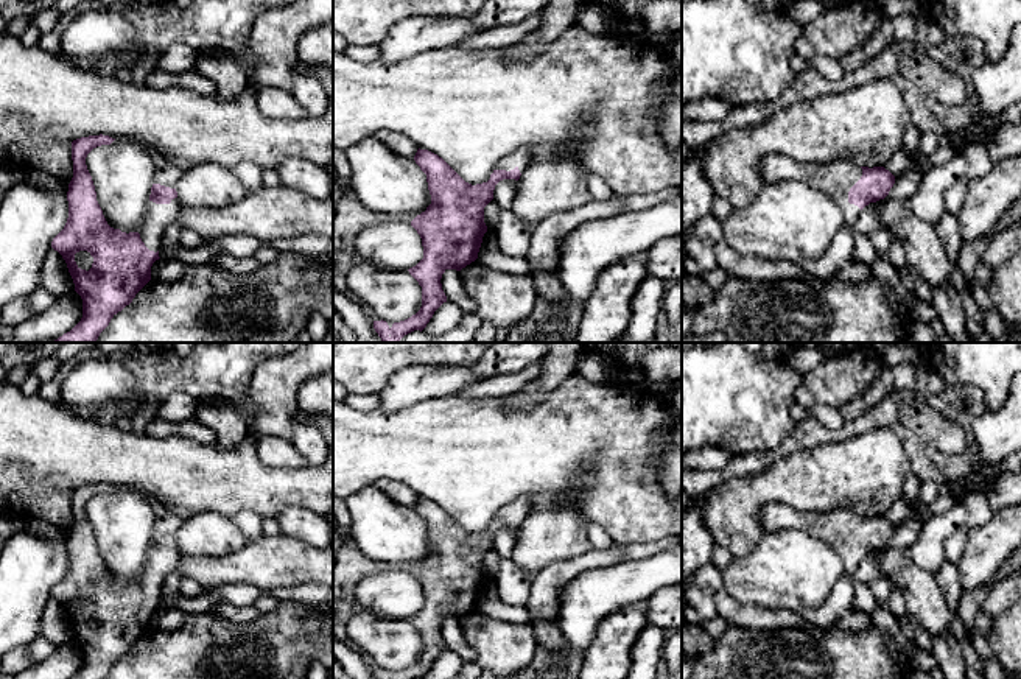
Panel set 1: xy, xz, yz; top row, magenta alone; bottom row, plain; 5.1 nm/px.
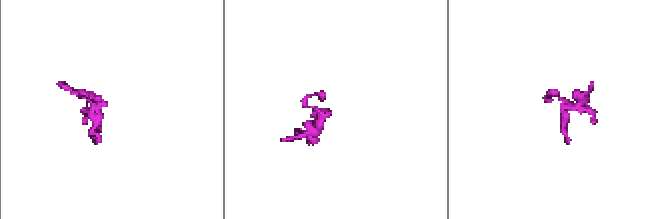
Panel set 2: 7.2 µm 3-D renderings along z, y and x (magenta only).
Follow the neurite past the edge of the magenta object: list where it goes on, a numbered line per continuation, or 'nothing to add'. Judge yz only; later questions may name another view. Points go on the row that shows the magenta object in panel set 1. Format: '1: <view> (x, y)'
1: yz (836, 178)

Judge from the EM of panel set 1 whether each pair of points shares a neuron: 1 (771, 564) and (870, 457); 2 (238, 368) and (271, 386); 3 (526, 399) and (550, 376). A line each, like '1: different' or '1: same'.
1: different
2: different
3: same

